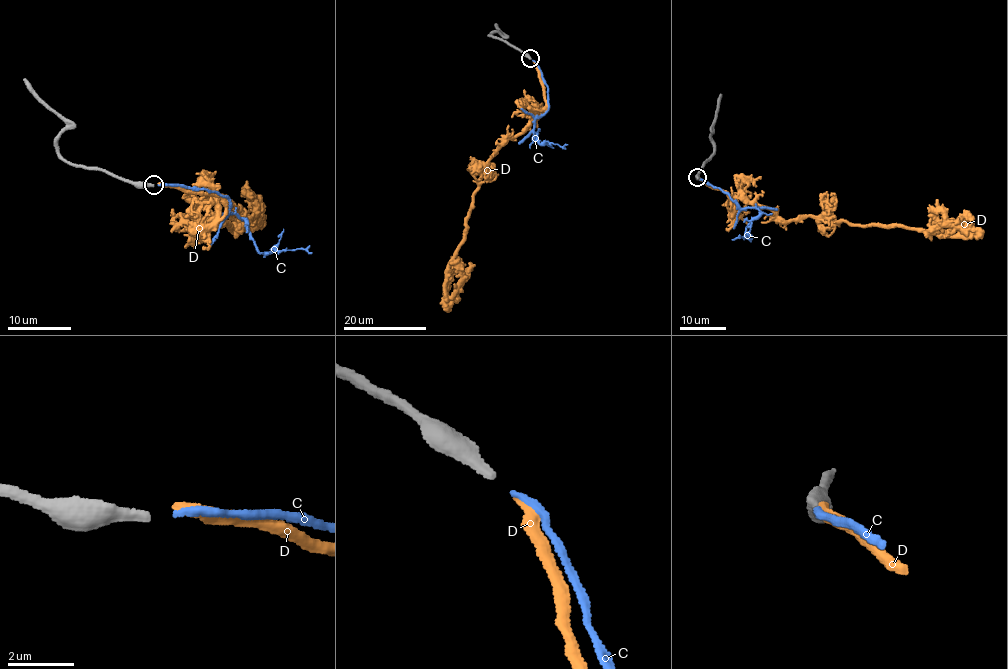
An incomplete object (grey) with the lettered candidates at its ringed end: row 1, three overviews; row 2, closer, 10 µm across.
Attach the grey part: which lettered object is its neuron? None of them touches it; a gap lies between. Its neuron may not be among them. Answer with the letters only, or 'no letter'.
D

